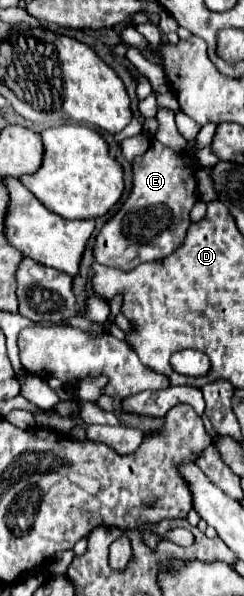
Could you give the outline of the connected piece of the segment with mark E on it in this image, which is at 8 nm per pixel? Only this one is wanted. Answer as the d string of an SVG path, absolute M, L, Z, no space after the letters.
M151 138L149 150L133 160L133 190L119 212L103 226L95 240L95 260L103 266L133 270L147 260L161 260L183 244L191 224L189 212L199 200L195 170L179 152Z

